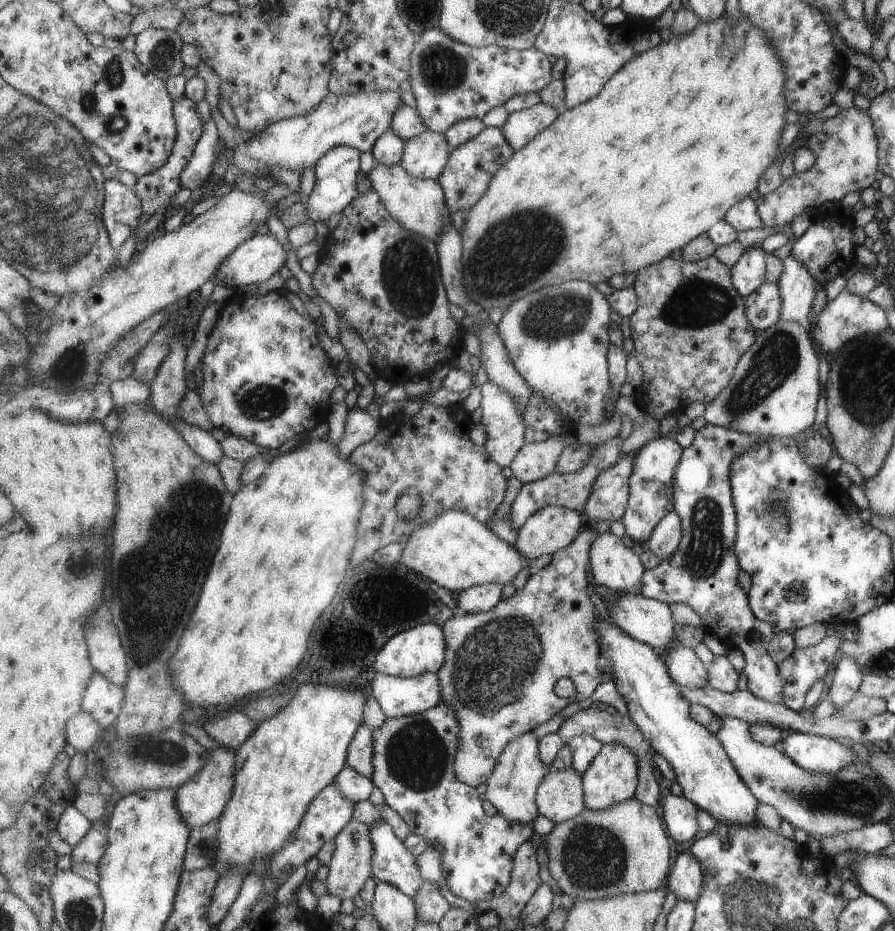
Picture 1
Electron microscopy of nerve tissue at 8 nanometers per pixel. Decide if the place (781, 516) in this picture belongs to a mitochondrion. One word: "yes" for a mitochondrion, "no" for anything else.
yes

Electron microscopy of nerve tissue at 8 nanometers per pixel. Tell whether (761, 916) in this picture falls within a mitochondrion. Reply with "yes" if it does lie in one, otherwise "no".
yes

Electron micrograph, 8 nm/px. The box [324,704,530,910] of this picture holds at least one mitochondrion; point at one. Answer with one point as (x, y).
(416, 756)

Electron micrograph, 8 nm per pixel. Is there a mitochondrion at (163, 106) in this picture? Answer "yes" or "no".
no

